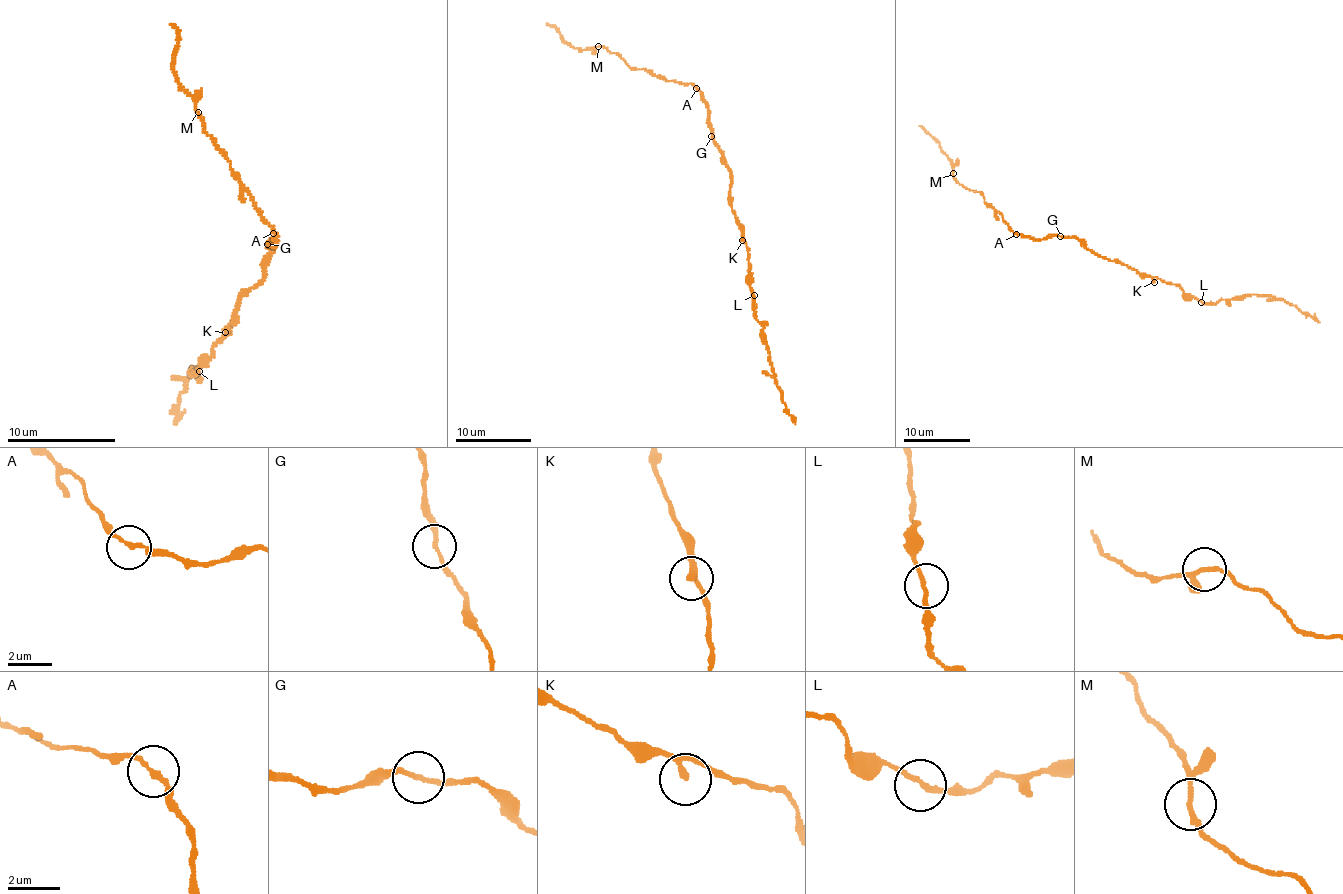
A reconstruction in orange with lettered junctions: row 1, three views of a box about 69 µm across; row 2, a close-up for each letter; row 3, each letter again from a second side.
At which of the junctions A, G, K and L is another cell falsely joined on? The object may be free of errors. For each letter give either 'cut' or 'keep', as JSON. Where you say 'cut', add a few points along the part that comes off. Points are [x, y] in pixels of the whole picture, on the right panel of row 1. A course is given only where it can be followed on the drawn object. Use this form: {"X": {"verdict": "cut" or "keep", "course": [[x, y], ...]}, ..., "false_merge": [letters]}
{"A": {"verdict": "keep"}, "G": {"verdict": "keep"}, "K": {"verdict": "keep"}, "L": {"verdict": "keep"}, "false_merge": []}

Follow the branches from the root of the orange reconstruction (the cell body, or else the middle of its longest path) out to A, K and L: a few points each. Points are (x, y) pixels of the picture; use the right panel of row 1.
A: (1093, 253), (1075, 238), (1051, 236), (1047, 239), (1032, 239), (1017, 234)
K: (1093, 253), (1120, 261), (1148, 275), (1154, 282)
L: (1093, 253), (1177, 284), (1184, 295), (1193, 295), (1201, 302)

